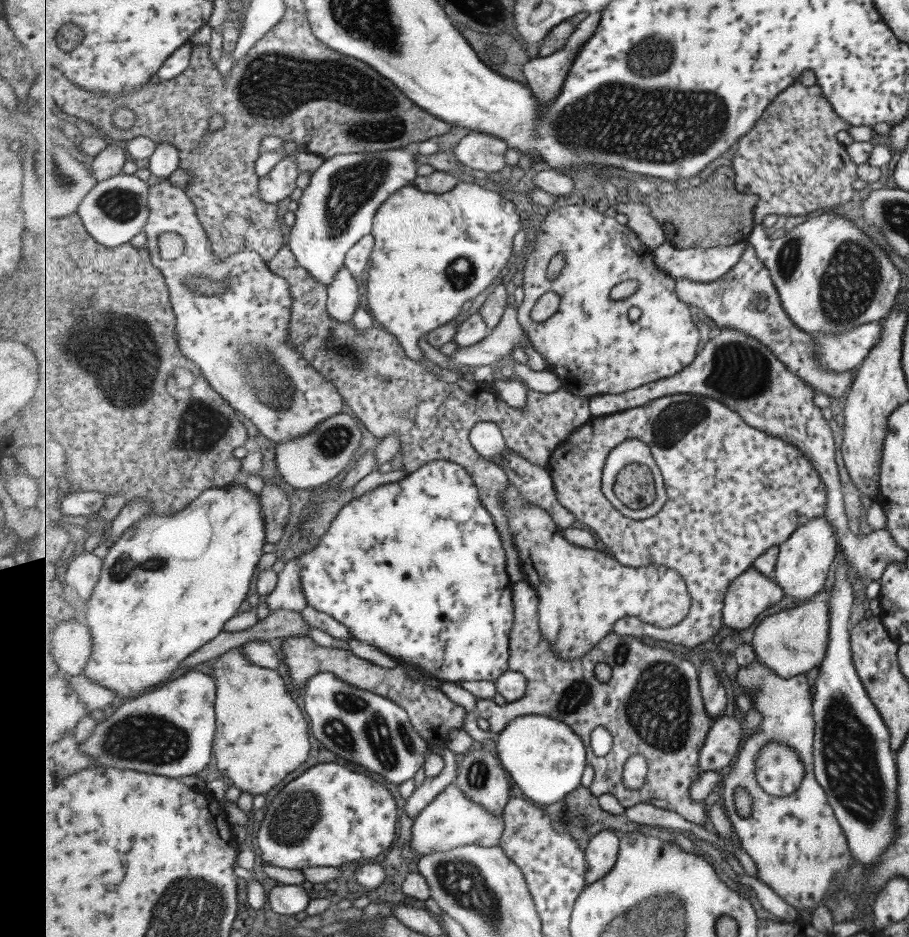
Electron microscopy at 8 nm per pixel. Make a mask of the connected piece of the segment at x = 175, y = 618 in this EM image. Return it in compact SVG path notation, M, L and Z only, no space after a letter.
M232 483L228 487L207 489L200 498L196 498L186 509L180 510L177 514L147 515L123 532L104 558L100 581L95 587L90 602L82 610L83 621L88 624L92 632L91 638L93 638L93 655L89 658L89 665L85 667L83 675L91 677L105 688L114 690L117 699L135 699L165 684L167 676L183 668L183 662L187 660L187 657L197 652L199 648L203 648L205 644L209 644L211 640L215 640L223 632L223 626L239 612L245 598L253 592L254 580L258 572L257 566L259 566L259 560L263 558L264 546L268 543L264 507L263 492L257 496L244 484Z

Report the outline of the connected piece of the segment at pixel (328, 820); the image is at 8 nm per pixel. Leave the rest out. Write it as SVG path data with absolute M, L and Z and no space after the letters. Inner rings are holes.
M337 762L317 764L309 767L302 775L285 785L271 800L261 823L256 841L262 852L263 864L281 868L303 870L313 867L340 867L349 862L380 859L397 838L399 804L391 790L359 772L349 770Z

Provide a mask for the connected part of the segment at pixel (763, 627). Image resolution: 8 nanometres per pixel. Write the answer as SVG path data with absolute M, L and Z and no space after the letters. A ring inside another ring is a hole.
M830 585L803 605L767 616L755 629L751 646L756 656L781 678L791 679L819 668L827 650Z

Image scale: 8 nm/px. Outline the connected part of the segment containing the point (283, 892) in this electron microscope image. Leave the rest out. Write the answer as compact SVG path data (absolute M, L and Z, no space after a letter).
M277 885L268 894L270 908L290 919L310 905L311 898L302 885Z

